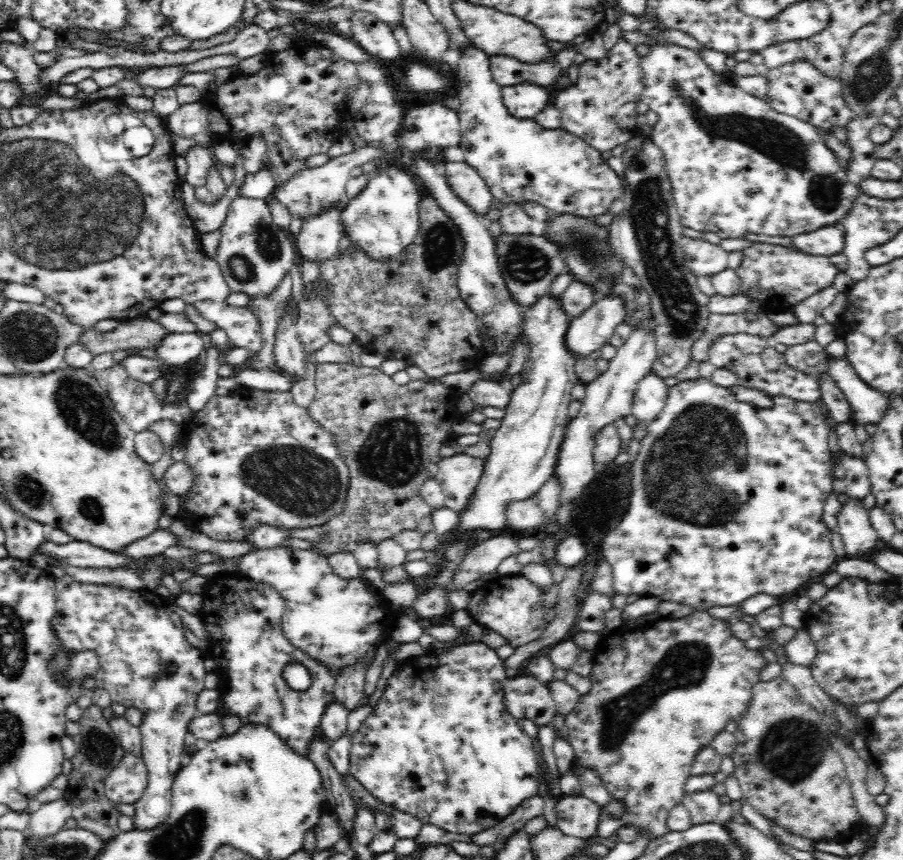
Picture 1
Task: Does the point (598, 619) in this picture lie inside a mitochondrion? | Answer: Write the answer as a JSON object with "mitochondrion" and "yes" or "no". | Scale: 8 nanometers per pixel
{"mitochondrion":"no"}

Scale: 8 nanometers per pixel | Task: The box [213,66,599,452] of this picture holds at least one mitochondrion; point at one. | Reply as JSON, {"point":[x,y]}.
{"point":[268,245]}

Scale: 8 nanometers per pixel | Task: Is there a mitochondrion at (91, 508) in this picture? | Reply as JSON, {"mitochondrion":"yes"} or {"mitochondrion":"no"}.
{"mitochondrion":"yes"}

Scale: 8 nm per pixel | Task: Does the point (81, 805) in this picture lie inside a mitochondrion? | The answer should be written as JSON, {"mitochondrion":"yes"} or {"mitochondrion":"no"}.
{"mitochondrion":"no"}

